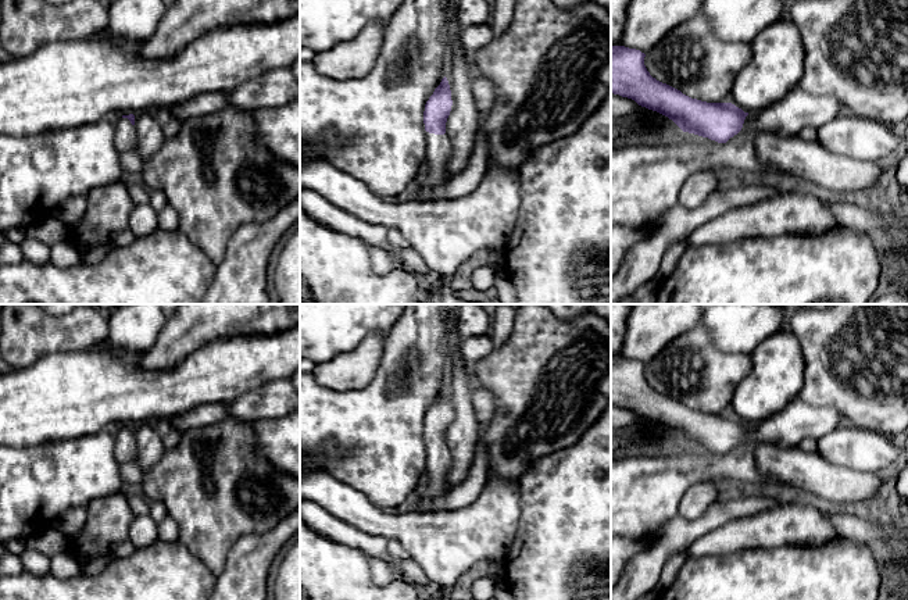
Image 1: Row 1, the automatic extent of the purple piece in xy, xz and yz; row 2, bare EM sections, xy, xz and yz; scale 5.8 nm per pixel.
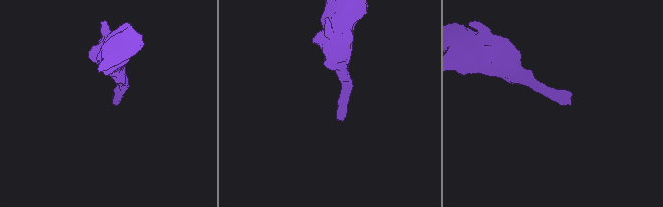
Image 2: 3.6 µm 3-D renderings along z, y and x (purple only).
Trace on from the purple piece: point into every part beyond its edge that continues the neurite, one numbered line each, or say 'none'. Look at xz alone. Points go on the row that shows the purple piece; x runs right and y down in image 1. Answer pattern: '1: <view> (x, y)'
1: xz (439, 149)

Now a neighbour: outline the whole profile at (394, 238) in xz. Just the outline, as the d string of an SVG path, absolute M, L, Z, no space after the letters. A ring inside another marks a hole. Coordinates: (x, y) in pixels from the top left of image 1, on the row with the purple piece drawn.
M389 229L387 232L387 242L393 247L408 247L408 240L403 236L403 233L397 229Z

